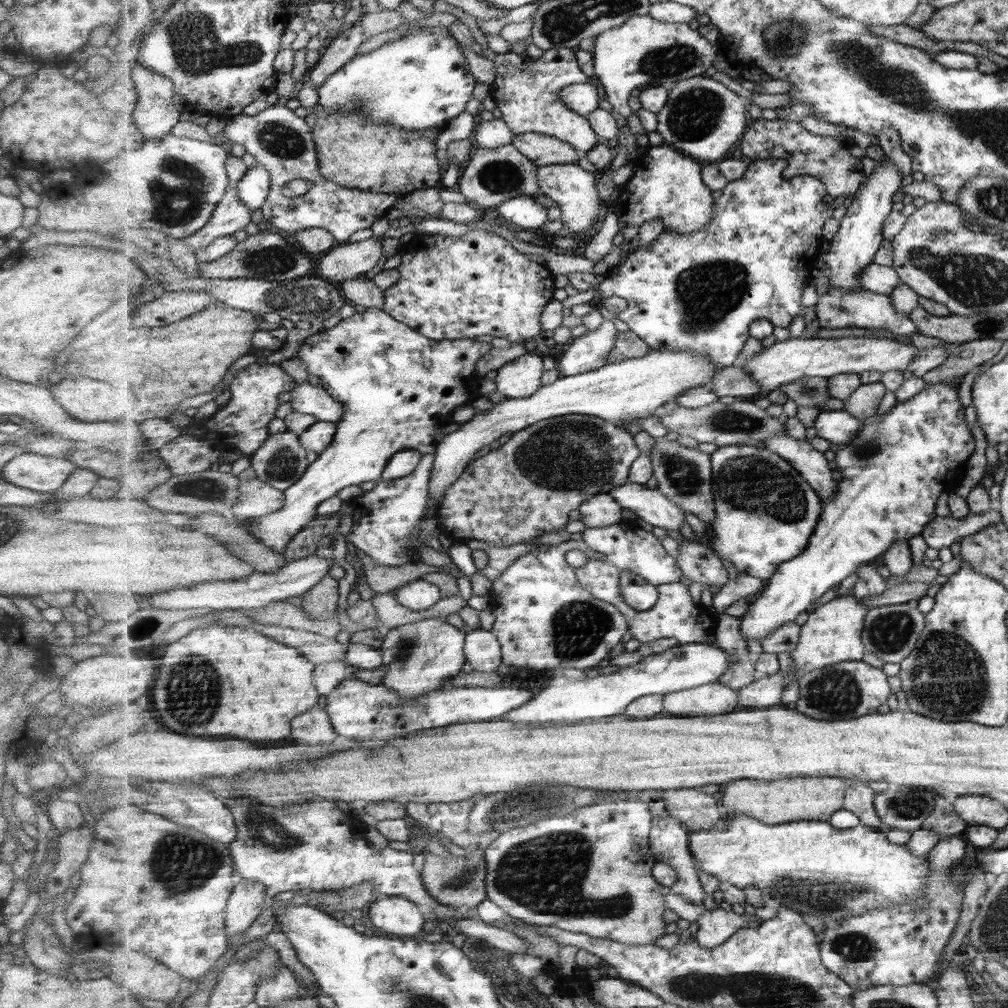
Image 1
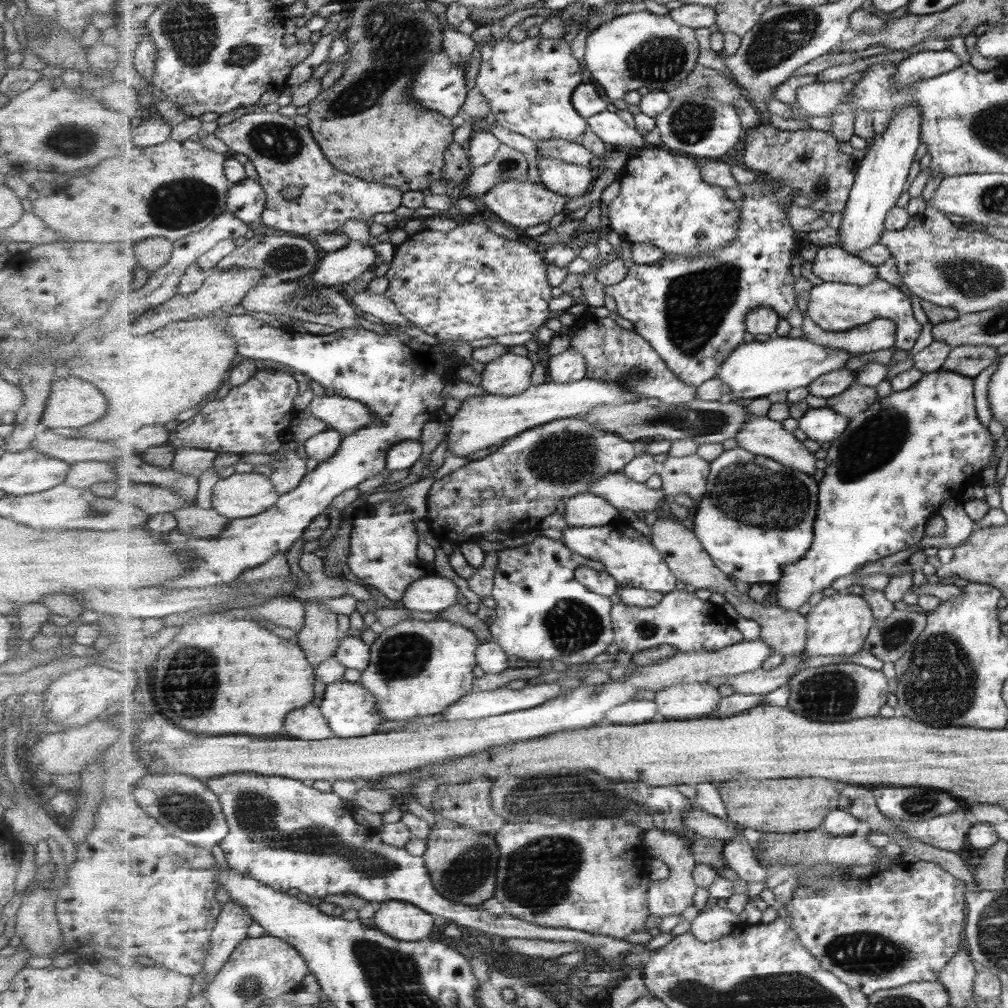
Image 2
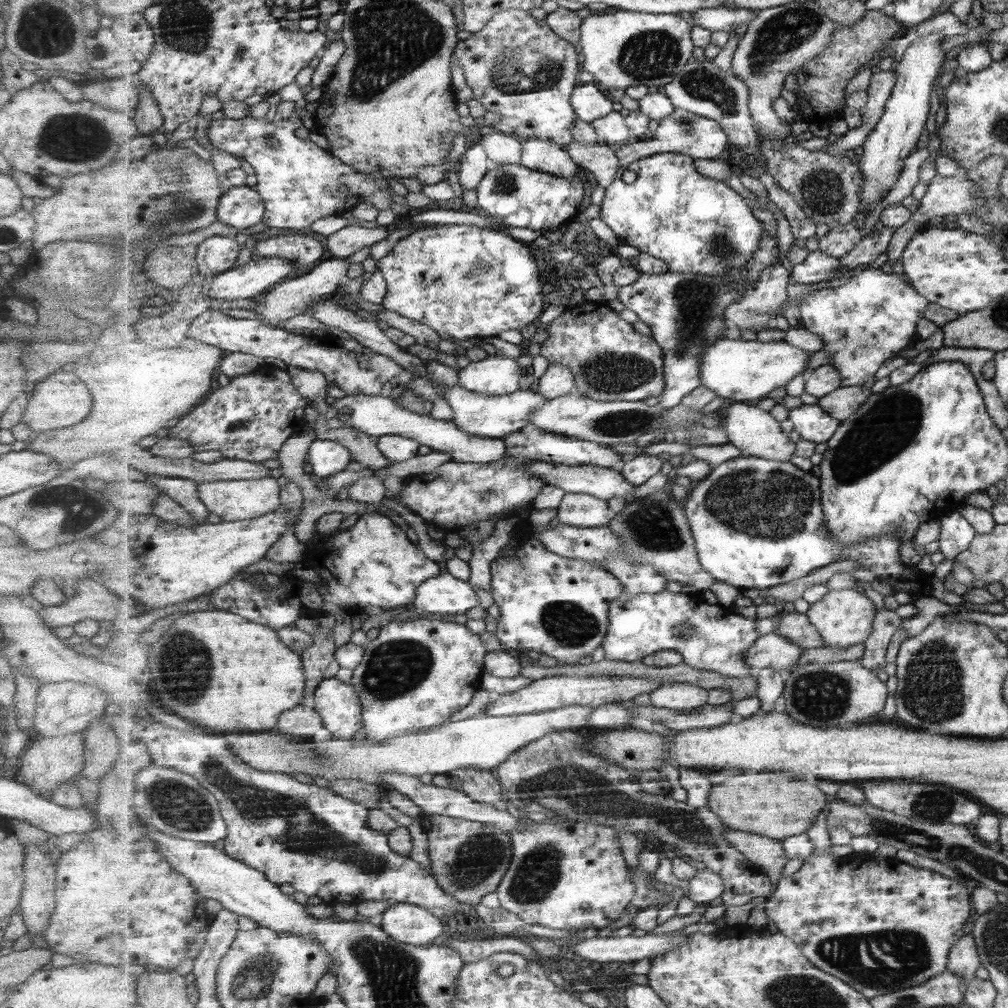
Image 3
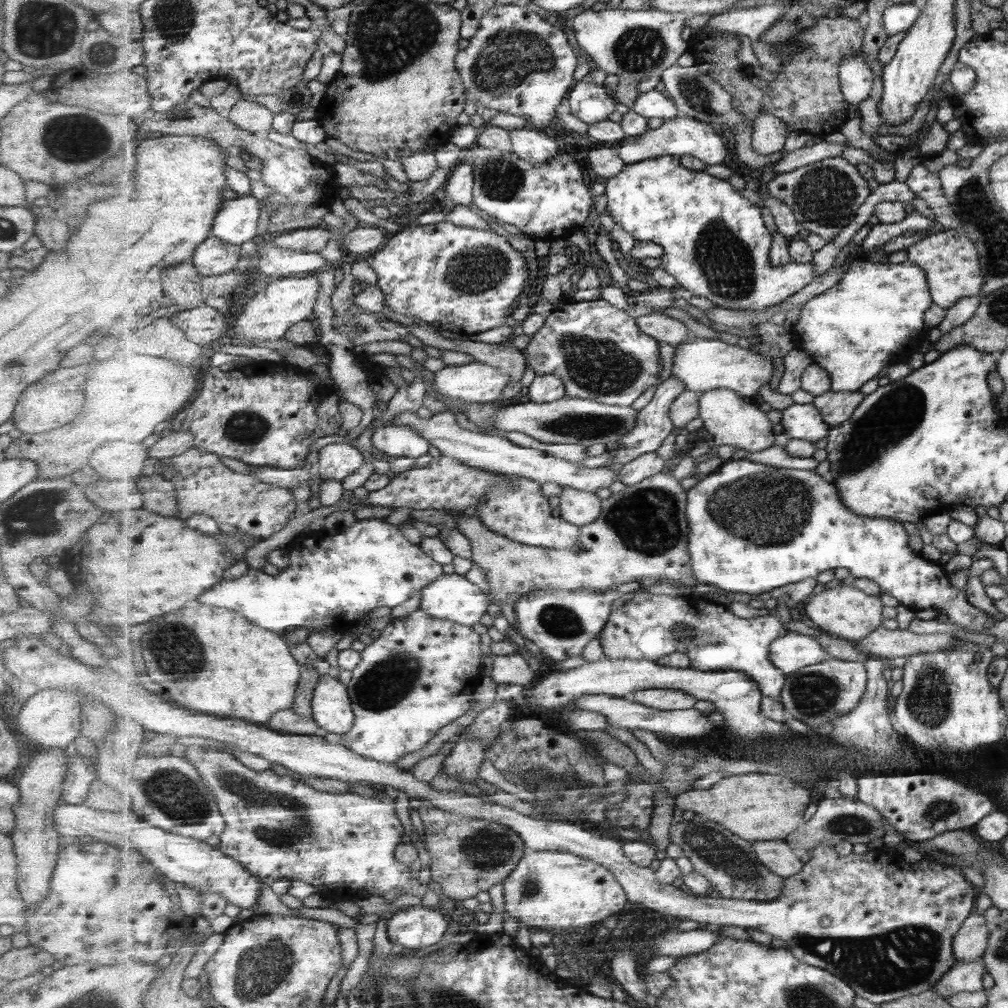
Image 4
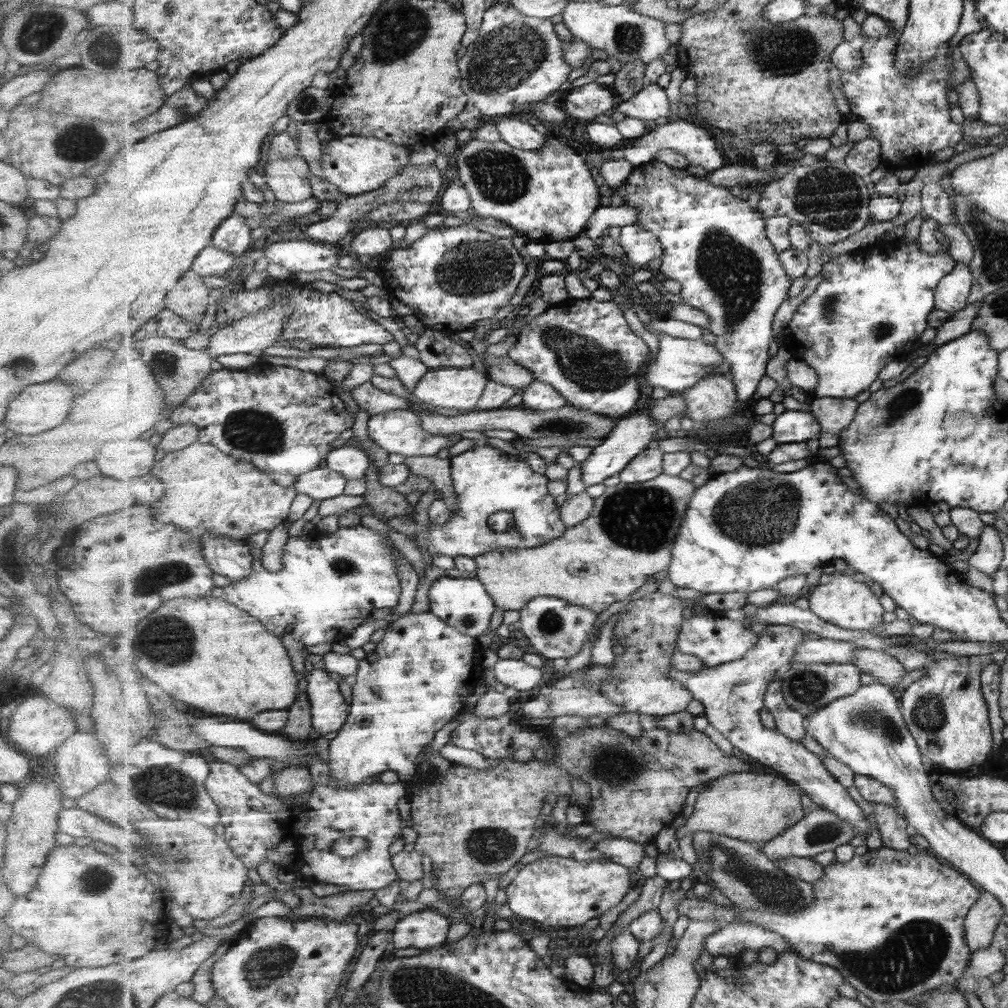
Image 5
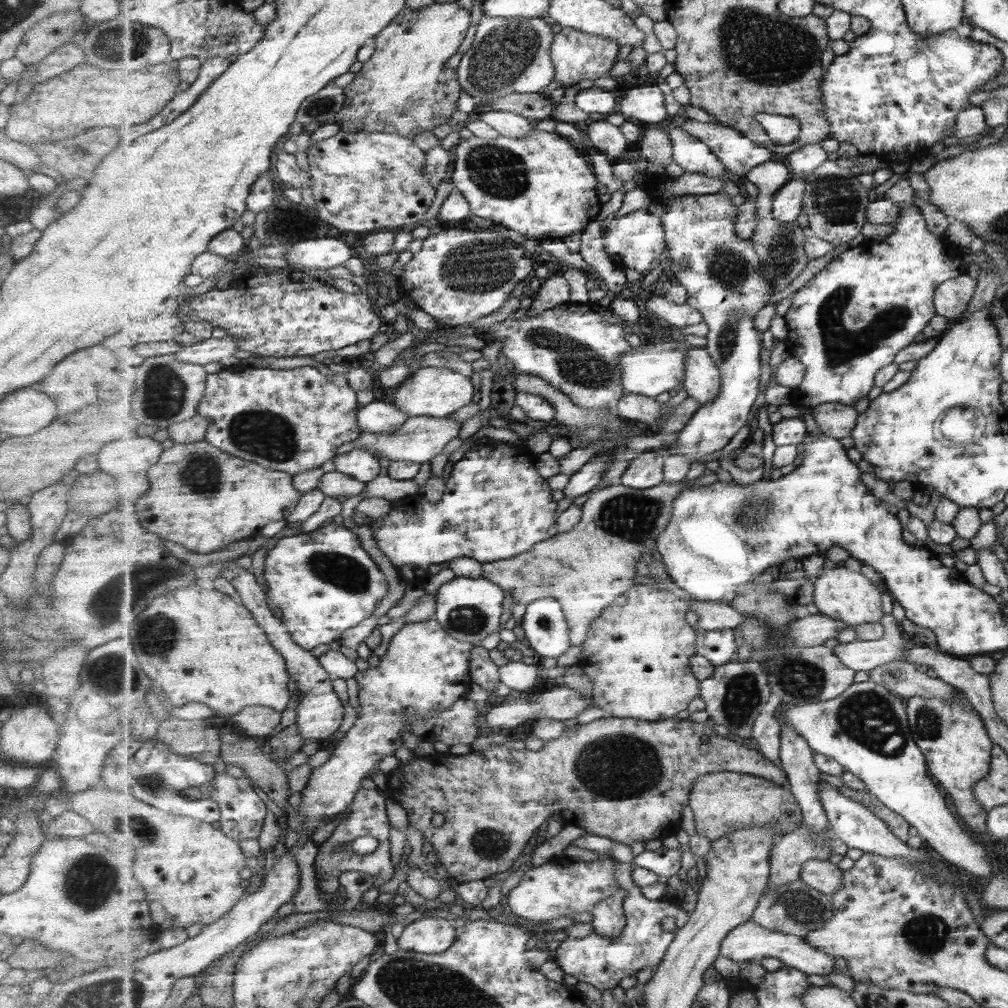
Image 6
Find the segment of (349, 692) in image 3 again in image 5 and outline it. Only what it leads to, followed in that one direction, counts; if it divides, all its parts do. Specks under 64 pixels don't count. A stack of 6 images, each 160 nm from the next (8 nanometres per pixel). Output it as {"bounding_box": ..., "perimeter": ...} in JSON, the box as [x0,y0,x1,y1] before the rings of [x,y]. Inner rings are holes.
{"bounding_box":[307,668,350,734],"perimeter":[[[325,668],[311,669],[307,676],[312,725],[321,734],[341,730],[350,714],[350,706],[339,690],[339,680],[335,680],[329,673]]]}

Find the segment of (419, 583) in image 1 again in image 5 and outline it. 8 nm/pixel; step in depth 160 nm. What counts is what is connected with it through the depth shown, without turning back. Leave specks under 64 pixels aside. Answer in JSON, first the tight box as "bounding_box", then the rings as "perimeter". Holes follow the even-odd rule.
{"bounding_box":[429,574,497,638],"perimeter":[[[445,574],[435,579],[429,588],[429,610],[451,626],[457,627],[463,634],[478,638],[491,626],[491,618],[497,606],[486,586],[478,578]]]}

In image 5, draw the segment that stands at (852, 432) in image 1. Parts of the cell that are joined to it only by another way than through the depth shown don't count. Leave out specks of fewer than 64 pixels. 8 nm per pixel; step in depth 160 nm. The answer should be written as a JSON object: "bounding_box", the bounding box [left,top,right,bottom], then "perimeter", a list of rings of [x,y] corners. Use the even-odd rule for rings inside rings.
{"bounding_box":[772,410,822,444],"perimeter":[[[787,410],[775,419],[772,426],[774,428],[773,439],[777,444],[807,442],[822,432],[821,423],[811,411]]]}

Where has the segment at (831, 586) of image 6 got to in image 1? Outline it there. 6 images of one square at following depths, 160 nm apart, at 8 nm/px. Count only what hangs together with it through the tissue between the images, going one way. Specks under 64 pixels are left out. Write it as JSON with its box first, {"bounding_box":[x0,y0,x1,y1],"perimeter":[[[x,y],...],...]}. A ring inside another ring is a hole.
{"bounding_box":[790,593,871,682],"perimeter":[[[850,593],[834,598],[809,614],[808,619],[802,625],[797,648],[790,652],[794,660],[794,668],[797,669],[797,678],[795,678],[795,681],[800,682],[801,677],[805,676],[805,674],[811,673],[811,671],[818,670],[819,668],[825,668],[843,661],[863,660],[863,656],[865,656],[865,652],[868,650],[865,643],[862,641],[862,632],[865,617],[870,610],[871,608],[868,608],[859,598],[853,593]]]}

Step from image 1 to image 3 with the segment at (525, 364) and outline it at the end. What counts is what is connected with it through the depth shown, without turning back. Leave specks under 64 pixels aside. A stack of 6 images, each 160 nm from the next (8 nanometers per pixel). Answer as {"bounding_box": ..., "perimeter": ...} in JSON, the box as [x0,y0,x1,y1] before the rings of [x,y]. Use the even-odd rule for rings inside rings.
{"bounding_box":[457,354,523,395],"perimeter":[[[500,354],[469,362],[457,374],[459,385],[477,394],[507,395],[521,390],[523,370],[516,359]]]}

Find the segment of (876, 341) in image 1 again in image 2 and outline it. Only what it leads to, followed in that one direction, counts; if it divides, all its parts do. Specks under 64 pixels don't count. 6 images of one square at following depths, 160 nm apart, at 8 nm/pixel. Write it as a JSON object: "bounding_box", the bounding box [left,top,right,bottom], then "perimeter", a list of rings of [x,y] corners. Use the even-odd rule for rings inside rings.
{"bounding_box":[717,336,855,398],"perimeter":[[[772,336],[768,341],[745,342],[736,348],[722,364],[717,377],[731,387],[734,398],[766,398],[769,394],[783,391],[788,394],[797,388],[809,387],[819,376],[845,368],[855,355],[843,349],[823,346],[803,336]]]}

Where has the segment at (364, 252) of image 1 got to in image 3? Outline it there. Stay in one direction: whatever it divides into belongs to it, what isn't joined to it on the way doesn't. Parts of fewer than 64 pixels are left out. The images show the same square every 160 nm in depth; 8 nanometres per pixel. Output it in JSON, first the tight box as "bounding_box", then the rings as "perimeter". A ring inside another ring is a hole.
{"bounding_box":[255,257,351,327],"perimeter":[[[331,257],[316,264],[308,273],[285,279],[269,290],[264,300],[256,303],[255,312],[258,314],[258,319],[273,327],[278,320],[287,320],[297,316],[297,314],[309,312],[310,306],[316,300],[337,295],[339,286],[348,279],[349,266],[351,266],[351,263],[345,261],[345,259]]]}

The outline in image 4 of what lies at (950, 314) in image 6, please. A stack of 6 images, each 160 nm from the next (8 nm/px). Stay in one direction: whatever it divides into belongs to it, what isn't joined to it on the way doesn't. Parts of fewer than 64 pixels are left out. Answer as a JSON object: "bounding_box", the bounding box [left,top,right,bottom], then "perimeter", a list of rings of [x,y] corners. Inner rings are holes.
{"bounding_box":[906,228,986,309],"perimeter":[[[962,228],[945,229],[927,235],[907,248],[906,252],[908,259],[917,266],[920,266],[926,272],[930,291],[934,298],[934,304],[948,309],[955,306],[957,302],[963,299],[969,299],[973,296],[980,296],[980,294],[982,294],[986,278],[983,274],[983,266],[980,263],[979,249],[976,242],[963,231]]]}

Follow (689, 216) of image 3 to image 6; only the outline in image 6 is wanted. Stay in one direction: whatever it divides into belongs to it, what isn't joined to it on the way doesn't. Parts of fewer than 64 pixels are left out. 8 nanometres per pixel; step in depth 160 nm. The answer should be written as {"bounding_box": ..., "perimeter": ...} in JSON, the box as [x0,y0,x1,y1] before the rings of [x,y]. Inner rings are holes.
{"bounding_box":[642,174,776,463],"perimeter":[[[647,174],[648,177],[642,186],[642,190],[650,196],[651,200],[654,202],[653,197],[661,197],[661,199],[665,199],[664,206],[665,212],[661,215],[660,219],[665,231],[666,243],[668,246],[668,257],[672,260],[672,265],[670,267],[670,271],[672,275],[676,277],[676,280],[679,284],[685,286],[688,292],[687,303],[691,306],[694,306],[703,314],[704,321],[709,325],[709,334],[706,336],[707,345],[705,346],[708,351],[711,353],[711,356],[716,360],[719,365],[720,371],[722,372],[722,388],[721,393],[717,396],[715,401],[703,405],[703,407],[699,408],[699,411],[694,414],[693,419],[683,428],[683,431],[679,432],[677,436],[677,440],[671,445],[669,445],[669,456],[685,456],[689,462],[697,462],[699,463],[699,458],[703,458],[703,456],[707,456],[708,454],[713,454],[713,452],[717,452],[718,450],[723,450],[737,434],[739,434],[739,430],[743,428],[743,426],[747,427],[749,424],[749,414],[751,414],[751,410],[753,410],[753,406],[755,406],[755,402],[757,402],[757,398],[759,398],[759,382],[761,382],[761,348],[763,348],[763,336],[761,332],[759,332],[759,328],[755,326],[755,318],[757,318],[757,312],[761,312],[765,306],[767,306],[767,302],[771,300],[771,296],[776,292],[774,289],[774,282],[771,279],[766,277],[766,274],[762,269],[762,258],[760,254],[756,251],[753,239],[743,238],[738,233],[738,214],[739,214],[739,205],[736,205],[731,196],[727,196],[725,193],[713,193],[713,194],[687,194],[687,196],[679,195],[673,196],[673,194],[665,194],[665,196],[661,196],[661,190],[666,186],[666,180],[669,179],[670,176],[665,175],[654,175]]]}

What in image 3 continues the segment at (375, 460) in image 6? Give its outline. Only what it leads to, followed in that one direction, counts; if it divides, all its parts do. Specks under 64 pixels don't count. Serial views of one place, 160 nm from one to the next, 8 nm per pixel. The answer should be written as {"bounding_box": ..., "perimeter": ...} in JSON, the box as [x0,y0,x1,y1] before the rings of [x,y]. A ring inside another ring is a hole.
{"bounding_box":[308,440,353,478],"perimeter":[[[317,440],[309,449],[308,462],[313,473],[320,478],[333,476],[351,466],[353,455],[350,450],[339,442]]]}

